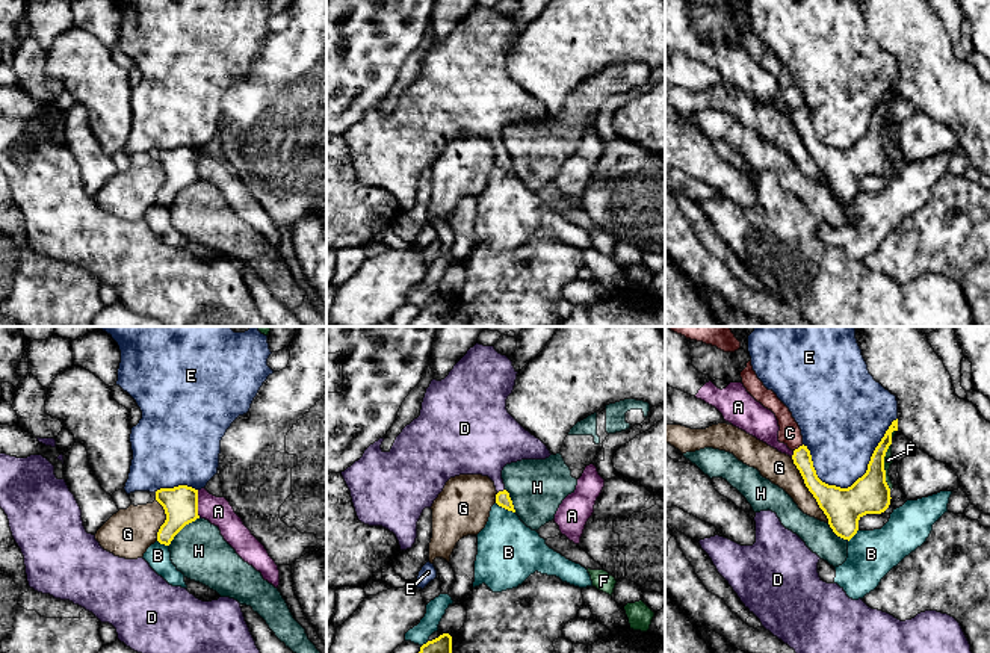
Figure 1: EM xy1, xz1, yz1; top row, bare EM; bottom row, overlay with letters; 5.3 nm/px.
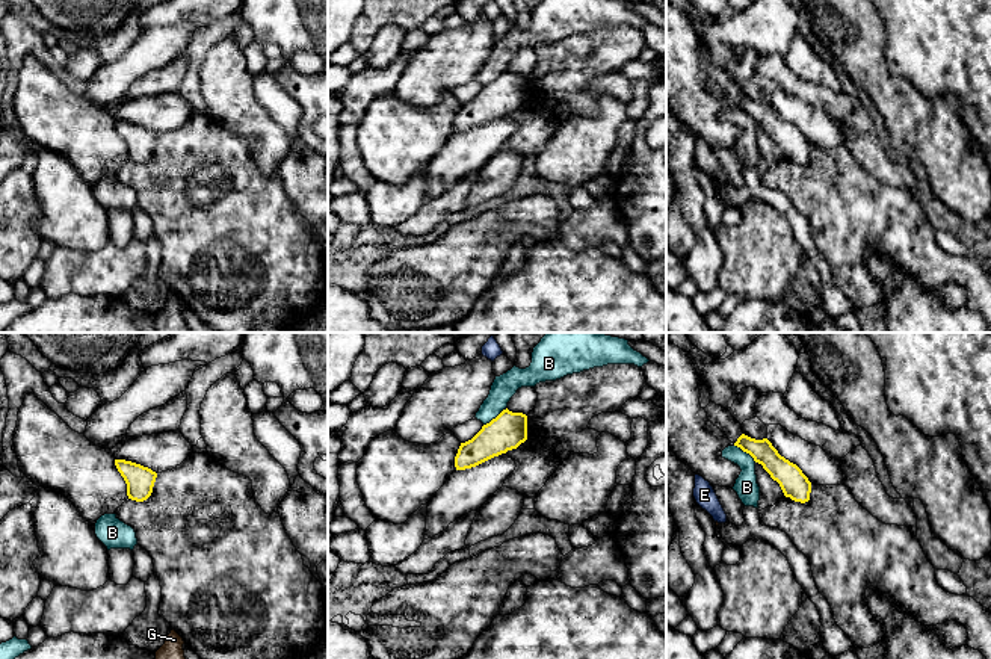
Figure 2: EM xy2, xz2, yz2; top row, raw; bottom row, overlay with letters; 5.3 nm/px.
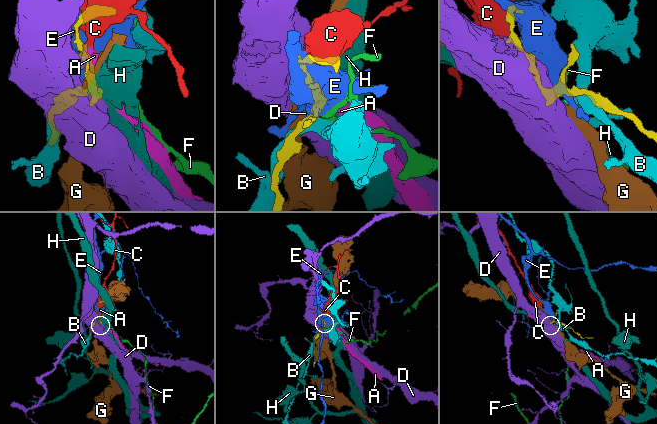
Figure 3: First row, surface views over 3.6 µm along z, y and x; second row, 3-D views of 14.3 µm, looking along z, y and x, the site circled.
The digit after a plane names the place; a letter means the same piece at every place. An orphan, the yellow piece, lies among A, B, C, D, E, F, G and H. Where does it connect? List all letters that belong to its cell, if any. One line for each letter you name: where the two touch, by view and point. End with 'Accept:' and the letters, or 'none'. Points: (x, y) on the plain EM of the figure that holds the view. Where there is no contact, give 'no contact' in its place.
D: meets yellow in xz1 at (501, 153)
Accept: D

